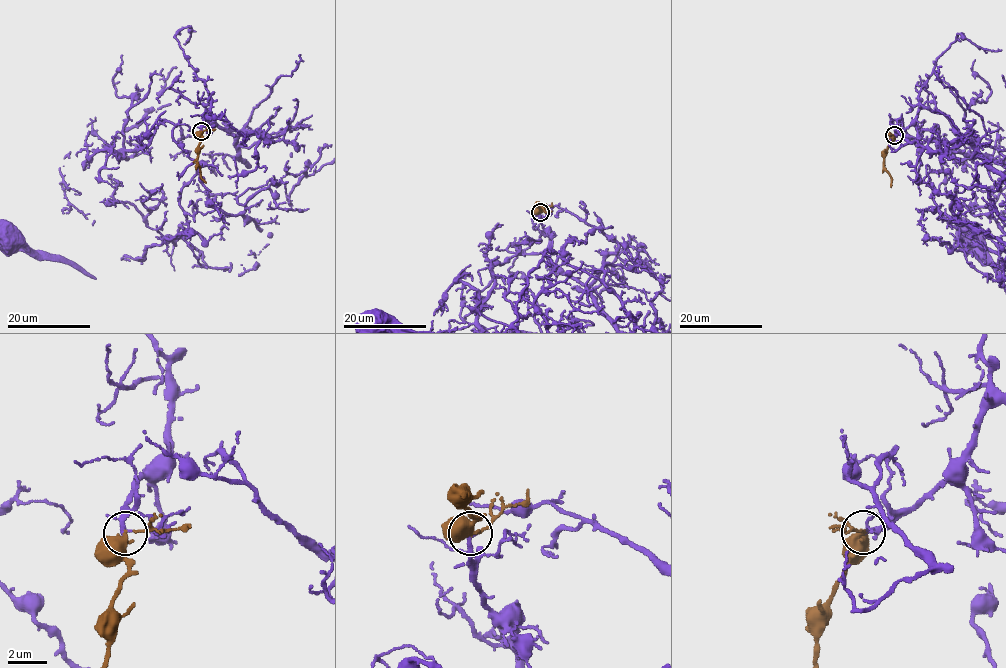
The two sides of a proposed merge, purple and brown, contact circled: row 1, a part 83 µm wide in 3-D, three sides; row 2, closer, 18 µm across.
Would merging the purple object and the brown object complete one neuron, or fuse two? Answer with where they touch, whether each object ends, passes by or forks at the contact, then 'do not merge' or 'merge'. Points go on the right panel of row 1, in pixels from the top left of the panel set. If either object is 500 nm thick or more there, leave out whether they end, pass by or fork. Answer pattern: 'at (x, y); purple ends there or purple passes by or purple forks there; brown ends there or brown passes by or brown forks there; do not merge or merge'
at (894, 135); purple ends there; brown passes by; merge

